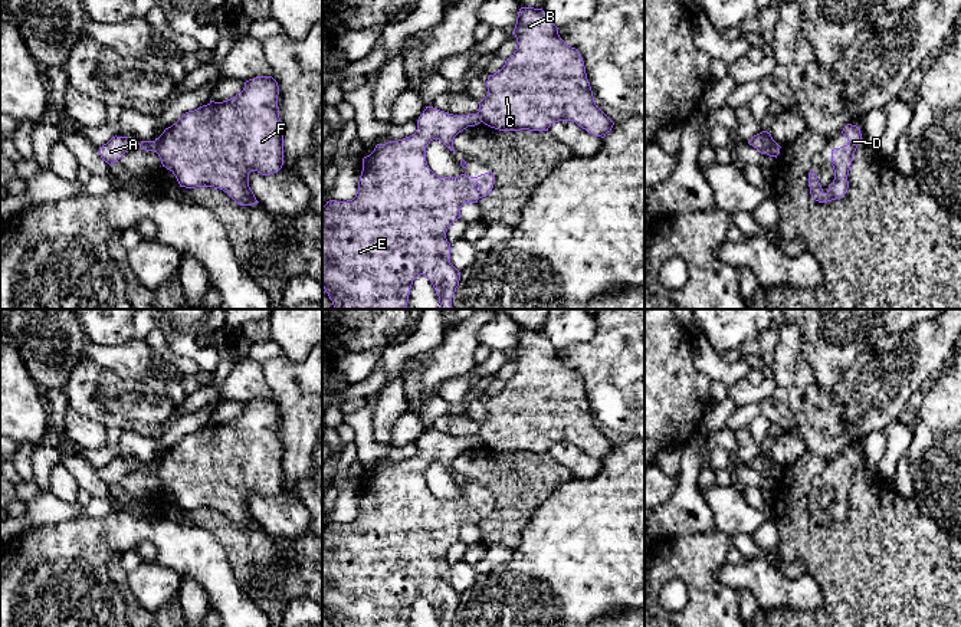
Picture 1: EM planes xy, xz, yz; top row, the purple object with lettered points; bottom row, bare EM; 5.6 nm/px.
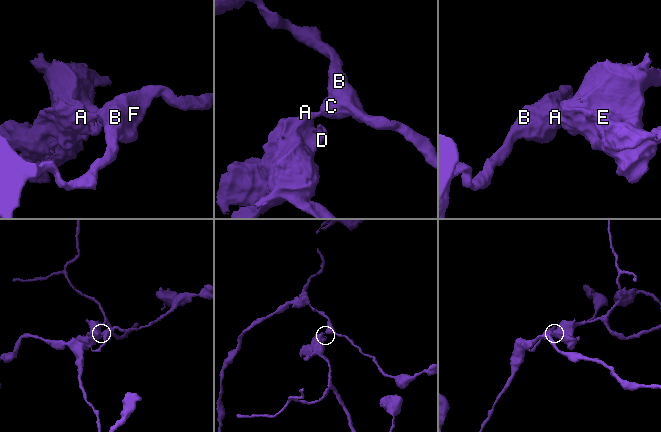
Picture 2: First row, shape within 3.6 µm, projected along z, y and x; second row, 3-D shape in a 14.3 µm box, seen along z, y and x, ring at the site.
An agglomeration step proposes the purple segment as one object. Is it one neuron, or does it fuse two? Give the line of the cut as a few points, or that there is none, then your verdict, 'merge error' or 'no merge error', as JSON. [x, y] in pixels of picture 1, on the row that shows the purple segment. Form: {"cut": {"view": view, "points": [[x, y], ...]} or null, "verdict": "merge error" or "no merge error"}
{"cut": {"view": "xy", "points": [[154, 141], [156, 151]]}, "verdict": "merge error"}

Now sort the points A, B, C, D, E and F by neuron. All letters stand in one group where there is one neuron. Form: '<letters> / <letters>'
A D E / B C F

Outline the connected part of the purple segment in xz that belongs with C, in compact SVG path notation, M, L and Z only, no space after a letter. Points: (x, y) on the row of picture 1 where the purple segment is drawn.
M521 7L512 32L516 50L504 68L489 75L488 95L479 102L482 122L499 131L548 131L558 121L573 121L588 134L604 138L614 122L596 105L580 52L568 46L542 9Z

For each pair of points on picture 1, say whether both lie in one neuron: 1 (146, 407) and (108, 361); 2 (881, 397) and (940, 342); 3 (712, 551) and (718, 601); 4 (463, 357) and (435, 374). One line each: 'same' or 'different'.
1: different
2: same
3: same
4: same

